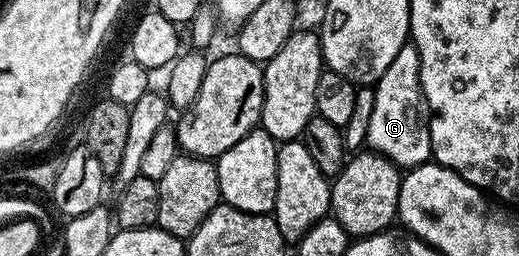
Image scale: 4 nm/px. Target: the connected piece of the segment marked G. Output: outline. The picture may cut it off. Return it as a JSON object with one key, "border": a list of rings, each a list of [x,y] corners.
{"border":[[[406,45],[398,49],[390,69],[374,85],[374,113],[370,113],[370,129],[367,146],[373,152],[384,155],[400,169],[420,167],[432,159],[432,142],[428,124],[420,119],[420,107],[425,106],[424,90],[420,87],[420,58],[418,49]]]}

